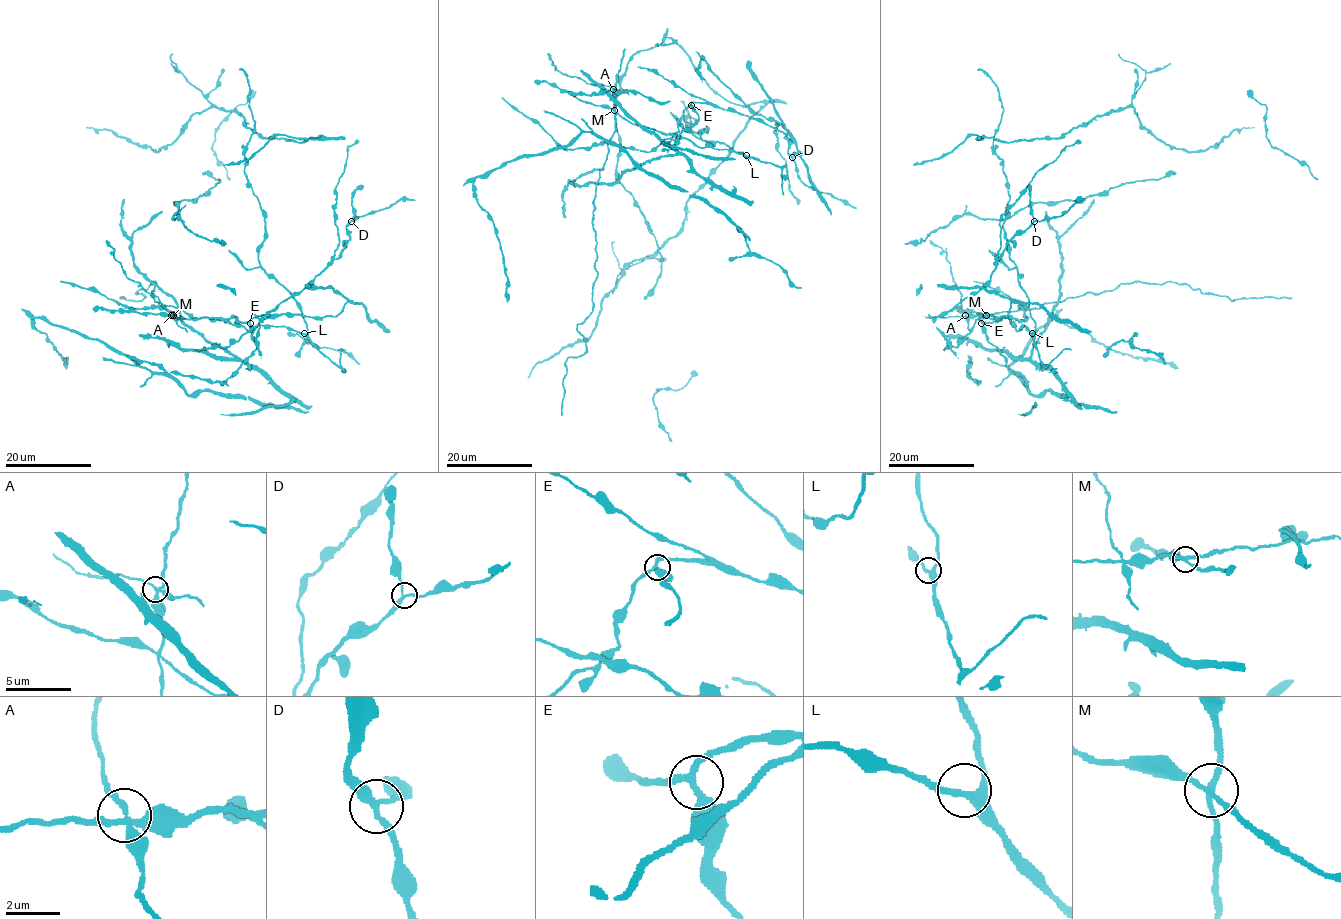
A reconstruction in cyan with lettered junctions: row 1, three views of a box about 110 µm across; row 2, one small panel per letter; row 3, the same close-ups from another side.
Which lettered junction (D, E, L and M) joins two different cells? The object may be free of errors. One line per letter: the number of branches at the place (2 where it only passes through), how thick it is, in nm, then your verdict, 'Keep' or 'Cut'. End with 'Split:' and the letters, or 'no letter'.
D: Branches: 3. Thickness 240 nm. Keep
E: Branches: 3. Thickness 240 nm. Keep
L: Branches: 3. Thickness 240 nm. Keep
M: Branches: 4. Thickness 240 nm. Cut
Split: M

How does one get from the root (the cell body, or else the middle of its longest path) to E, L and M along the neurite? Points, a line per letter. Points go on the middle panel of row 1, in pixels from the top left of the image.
E: (707, 147), (632, 124), (615, 111), (615, 132), (607, 144), (654, 150), (677, 132), (683, 111), (691, 105)
L: (707, 147), (731, 149), (746, 155)
M: (707, 147), (698, 147), (685, 137), (632, 124), (614, 110)

